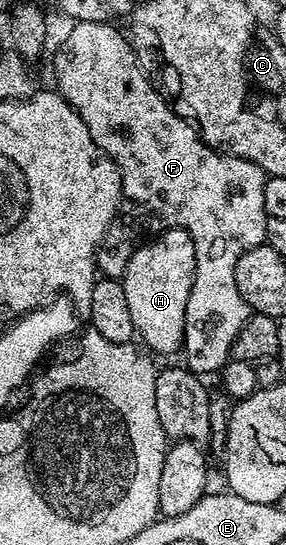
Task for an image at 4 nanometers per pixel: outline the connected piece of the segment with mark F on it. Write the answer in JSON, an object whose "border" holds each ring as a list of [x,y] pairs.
{"border":[[[78,20],[72,27],[53,60],[53,72],[57,75],[55,88],[81,115],[87,130],[91,130],[91,138],[95,138],[95,146],[103,149],[117,163],[121,175],[121,207],[115,219],[109,223],[101,247],[97,249],[97,271],[105,278],[119,278],[127,270],[127,262],[133,251],[141,247],[150,234],[166,228],[187,230],[195,242],[197,269],[191,294],[187,298],[184,363],[189,371],[198,374],[220,373],[233,355],[233,343],[239,330],[243,330],[251,315],[247,302],[243,302],[243,294],[239,294],[239,286],[235,286],[235,266],[243,253],[267,240],[265,171],[255,166],[255,162],[210,148],[190,121],[189,125],[179,113],[172,112],[168,102],[145,77],[137,61],[136,50],[113,22]]]}

